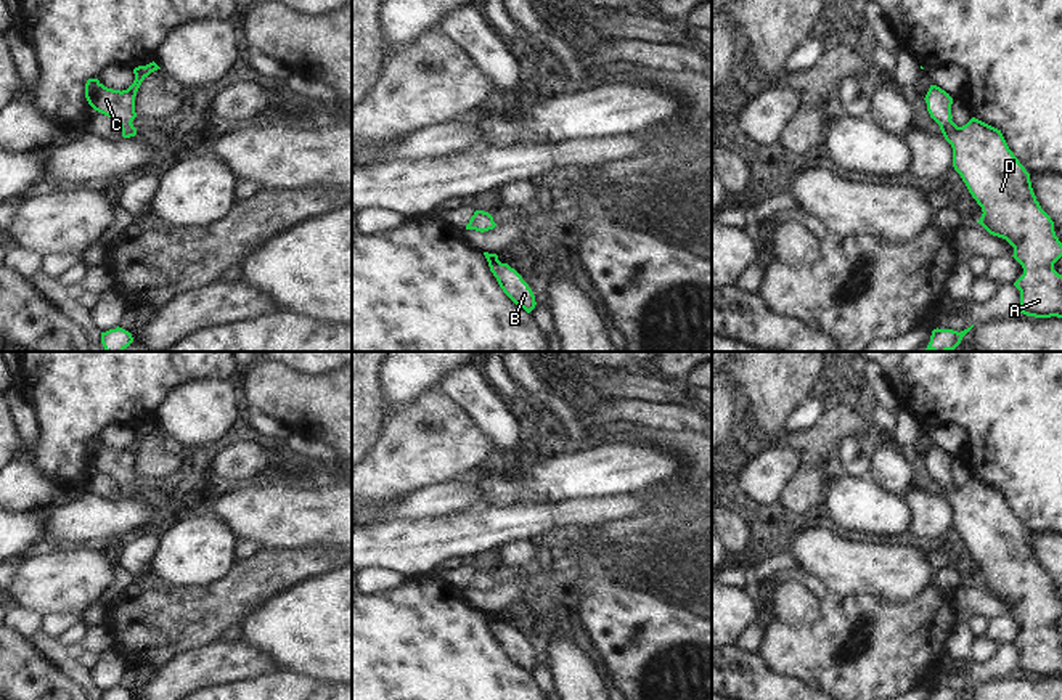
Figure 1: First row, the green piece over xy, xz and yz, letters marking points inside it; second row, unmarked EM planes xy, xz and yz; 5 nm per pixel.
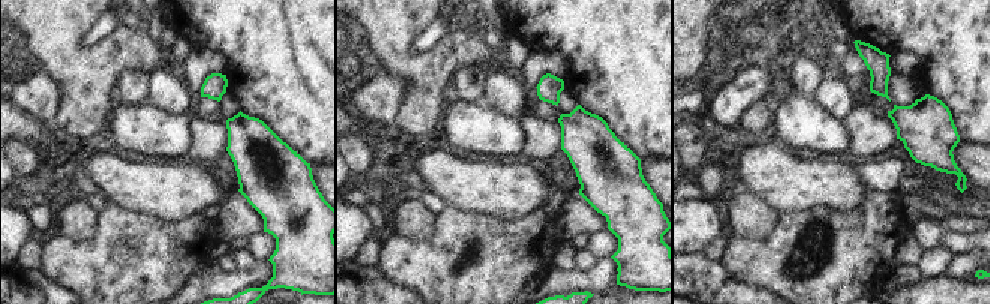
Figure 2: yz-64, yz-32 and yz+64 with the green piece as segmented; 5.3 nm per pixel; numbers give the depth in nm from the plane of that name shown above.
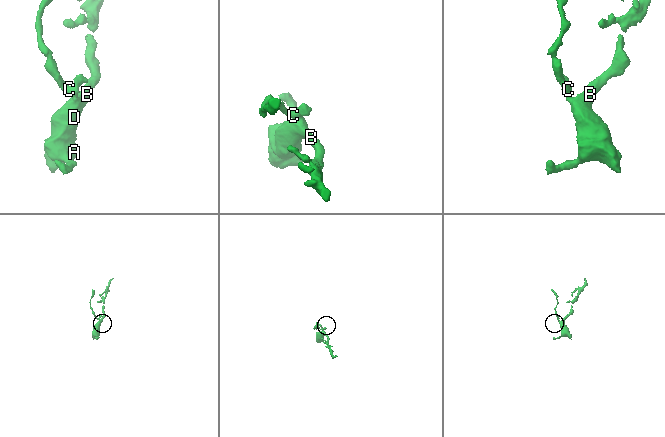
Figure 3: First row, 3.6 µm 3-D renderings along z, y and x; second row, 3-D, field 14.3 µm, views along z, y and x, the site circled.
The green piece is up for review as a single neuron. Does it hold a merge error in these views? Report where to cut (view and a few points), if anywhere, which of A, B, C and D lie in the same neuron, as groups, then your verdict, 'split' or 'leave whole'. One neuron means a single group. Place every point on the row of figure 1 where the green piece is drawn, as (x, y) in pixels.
no cut; A B C D; leave whole

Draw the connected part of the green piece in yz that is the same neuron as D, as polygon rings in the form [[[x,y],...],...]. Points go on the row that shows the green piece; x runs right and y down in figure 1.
[[[937,85],[925,95],[927,111],[940,125],[953,148],[953,167],[969,193],[982,207],[980,223],[990,234],[1006,239],[1014,247],[1014,258],[1023,275],[1014,283],[1020,291],[1019,313],[1035,318],[1062,318],[1062,275],[1054,263],[1062,257],[1062,242],[1056,236],[1054,222],[1041,209],[1031,188],[1030,173],[1009,149],[1001,130],[972,117],[958,127],[951,119],[953,98]]]

